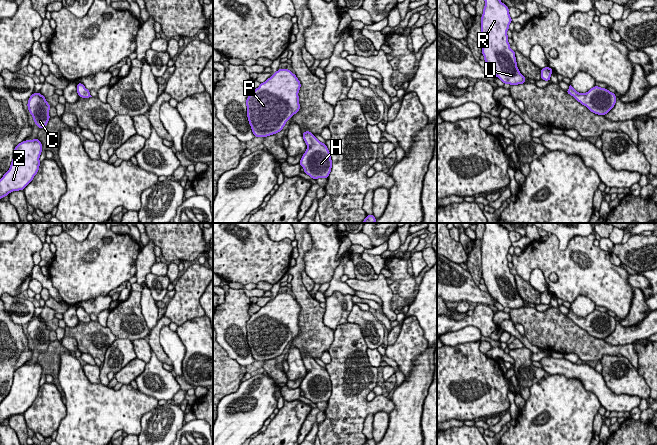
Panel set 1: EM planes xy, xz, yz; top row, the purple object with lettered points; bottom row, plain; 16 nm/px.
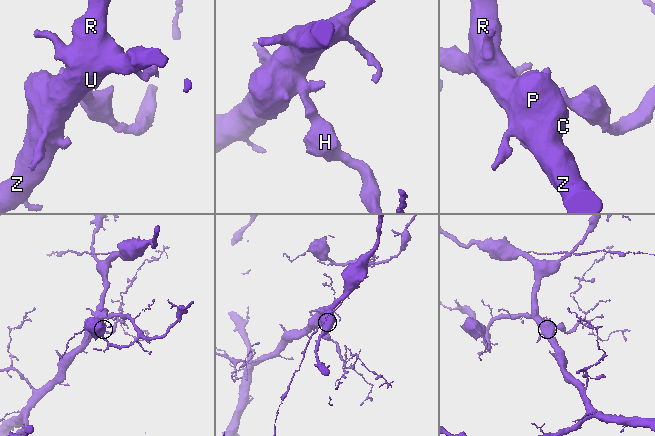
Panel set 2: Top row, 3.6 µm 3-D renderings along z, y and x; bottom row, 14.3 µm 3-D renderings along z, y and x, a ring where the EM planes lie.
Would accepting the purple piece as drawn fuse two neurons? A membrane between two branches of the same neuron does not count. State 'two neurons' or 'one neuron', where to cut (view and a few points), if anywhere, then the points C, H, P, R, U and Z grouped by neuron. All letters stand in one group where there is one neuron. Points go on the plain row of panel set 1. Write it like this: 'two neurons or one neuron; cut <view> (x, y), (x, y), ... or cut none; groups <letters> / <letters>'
one neuron; cut none; groups C H P R U Z

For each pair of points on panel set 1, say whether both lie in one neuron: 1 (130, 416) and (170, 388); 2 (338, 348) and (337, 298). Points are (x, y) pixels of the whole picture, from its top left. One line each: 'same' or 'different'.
1: different
2: different

